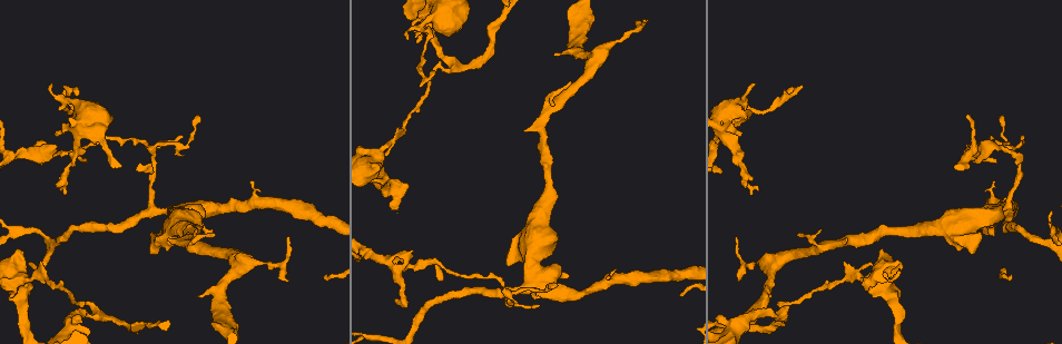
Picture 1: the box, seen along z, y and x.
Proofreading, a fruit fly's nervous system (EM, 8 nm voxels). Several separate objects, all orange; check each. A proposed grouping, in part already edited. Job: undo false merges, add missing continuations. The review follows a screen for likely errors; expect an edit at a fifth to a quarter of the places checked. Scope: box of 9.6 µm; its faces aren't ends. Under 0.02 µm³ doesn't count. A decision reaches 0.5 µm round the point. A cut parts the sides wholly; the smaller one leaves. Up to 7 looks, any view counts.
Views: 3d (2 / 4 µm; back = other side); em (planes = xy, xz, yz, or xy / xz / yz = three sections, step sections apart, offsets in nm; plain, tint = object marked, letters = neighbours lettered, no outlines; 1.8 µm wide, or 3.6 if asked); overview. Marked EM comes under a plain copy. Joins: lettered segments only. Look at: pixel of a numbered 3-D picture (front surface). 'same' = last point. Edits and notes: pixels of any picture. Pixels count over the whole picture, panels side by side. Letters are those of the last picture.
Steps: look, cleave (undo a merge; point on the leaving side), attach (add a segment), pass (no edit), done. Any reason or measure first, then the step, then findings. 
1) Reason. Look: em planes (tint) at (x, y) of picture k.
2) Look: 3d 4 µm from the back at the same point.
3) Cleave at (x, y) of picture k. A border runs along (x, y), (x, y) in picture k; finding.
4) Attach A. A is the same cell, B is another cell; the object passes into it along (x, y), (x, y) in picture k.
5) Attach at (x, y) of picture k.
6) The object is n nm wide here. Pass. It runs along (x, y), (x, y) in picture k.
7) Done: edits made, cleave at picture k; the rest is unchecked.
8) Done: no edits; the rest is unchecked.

Arms run side by side. Look: em planes (tint) at (17, 277) of picture 1.

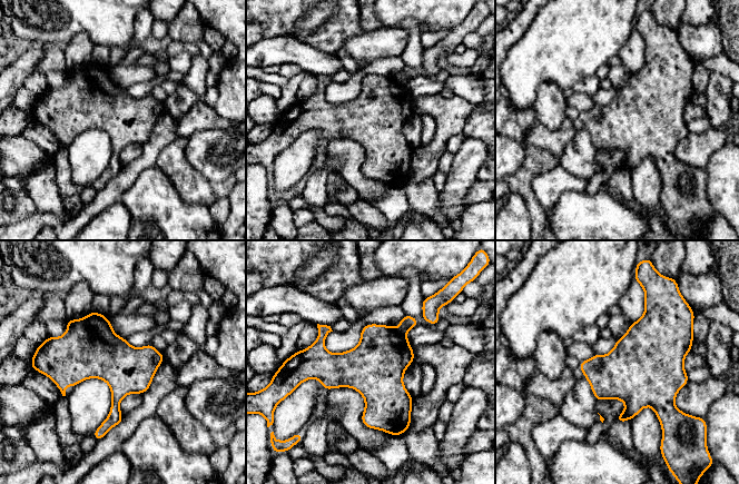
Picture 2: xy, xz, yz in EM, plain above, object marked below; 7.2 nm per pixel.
See the neighbours. Look: em planes (letters) at the same point.

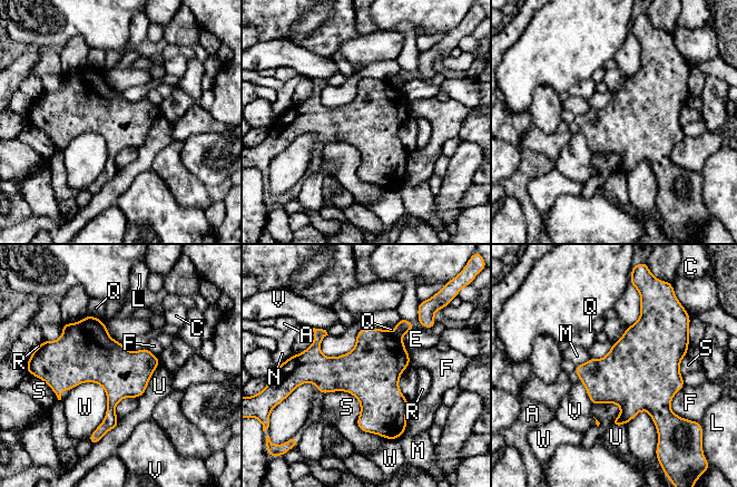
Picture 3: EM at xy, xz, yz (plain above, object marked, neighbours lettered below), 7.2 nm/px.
Cleave at (376, 362) of picture 3. A, C, E, F, L, M, N, Q, R, S, U, V and W are other cells; a border runs along (392, 333), (398, 338) in picture 3; a second neuron is stuck on.

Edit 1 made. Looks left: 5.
Side arm on a straight run. Look: em planes (tint) at (453, 65) of picture 1.

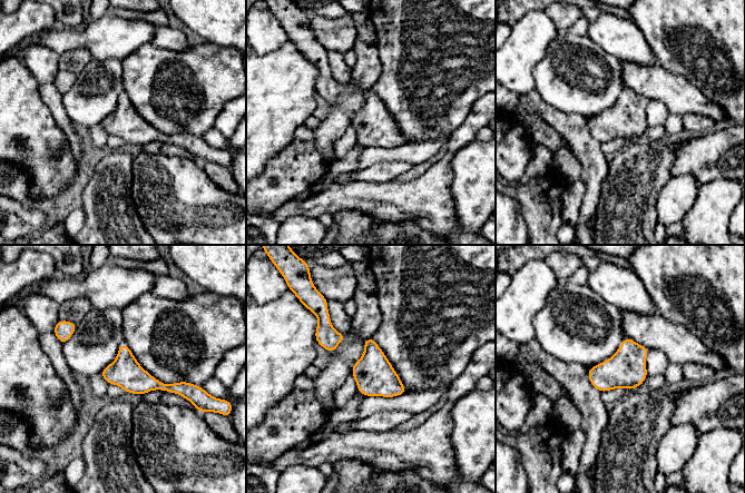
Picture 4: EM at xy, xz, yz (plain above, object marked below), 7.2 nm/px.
See the neighbours. Look: em planes (letters) at the same point.

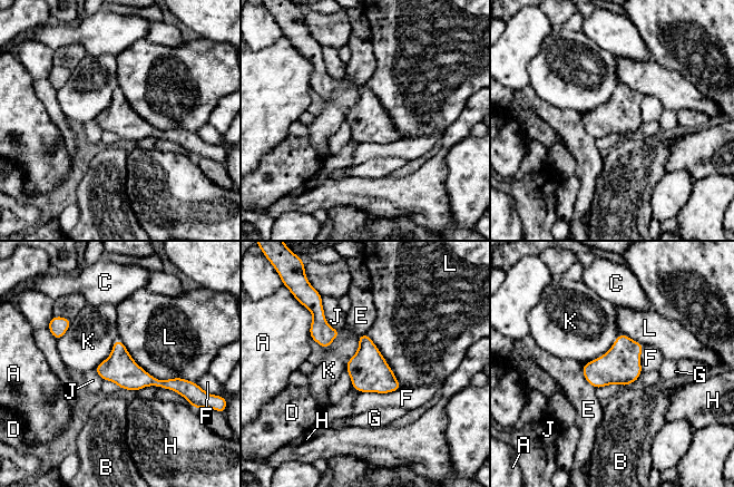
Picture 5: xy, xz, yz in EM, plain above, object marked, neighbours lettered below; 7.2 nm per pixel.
Pass. A, B, C, D, E, F, G, H, J, K and L are other cells; a border runs along (618, 334), (606, 352), (585, 363) in picture 5; one neuron here.

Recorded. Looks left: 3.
Look: em planes (letters) at (788, 96) of picture 1.

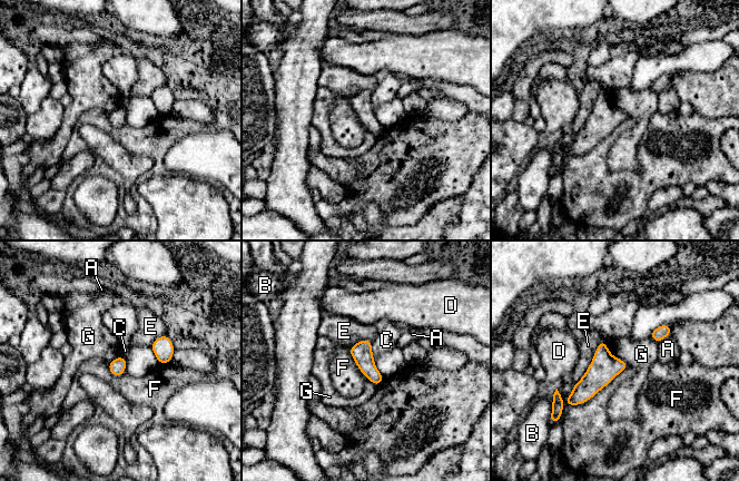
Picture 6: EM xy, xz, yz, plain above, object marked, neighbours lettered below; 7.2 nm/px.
The object is 120 nm wide here; the longest contact is with E, 550 nm. Pass. A, B, C, D, E, F and G are other cells; none of them fits.

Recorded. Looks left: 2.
Done: edits made, cleave at picture 3; the rest is unchecked.

